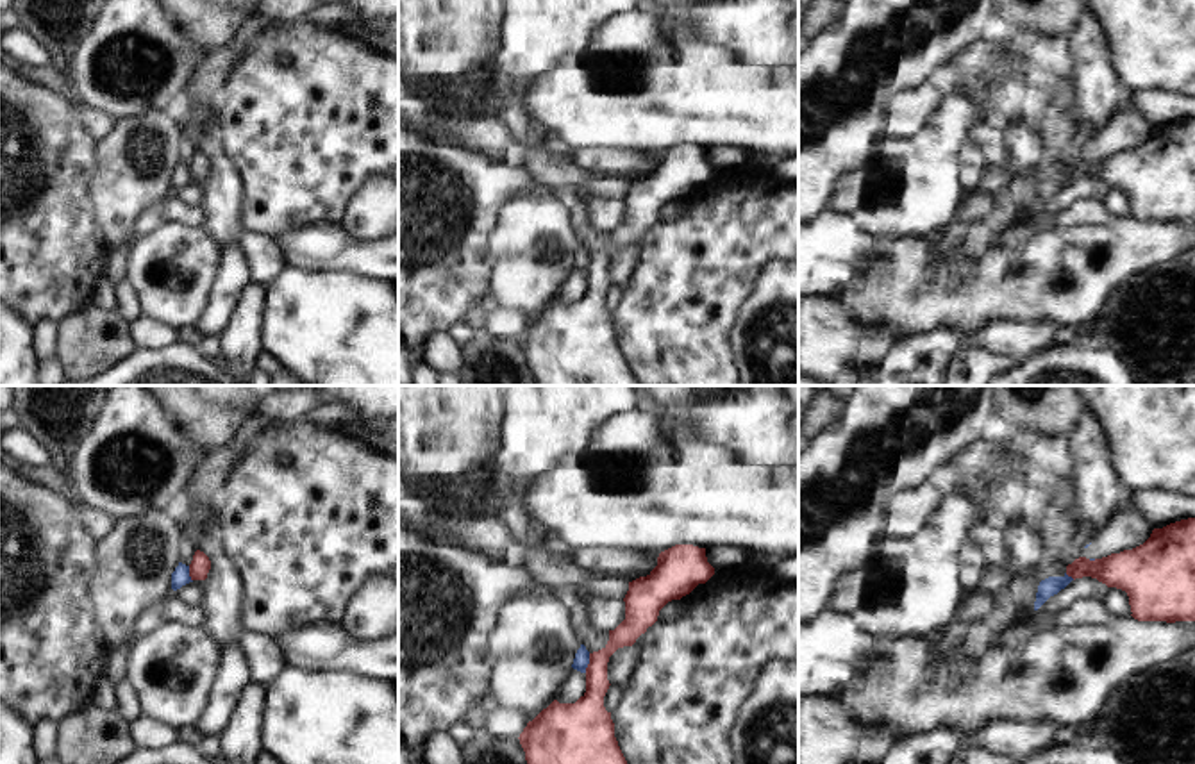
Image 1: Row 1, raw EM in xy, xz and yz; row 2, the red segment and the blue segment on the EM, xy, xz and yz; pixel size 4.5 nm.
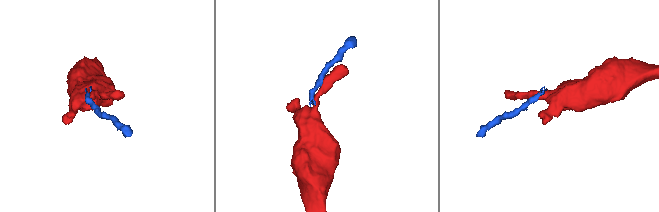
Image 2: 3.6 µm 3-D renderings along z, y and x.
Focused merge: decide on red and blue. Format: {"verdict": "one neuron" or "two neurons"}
{"verdict": "two neurons"}

